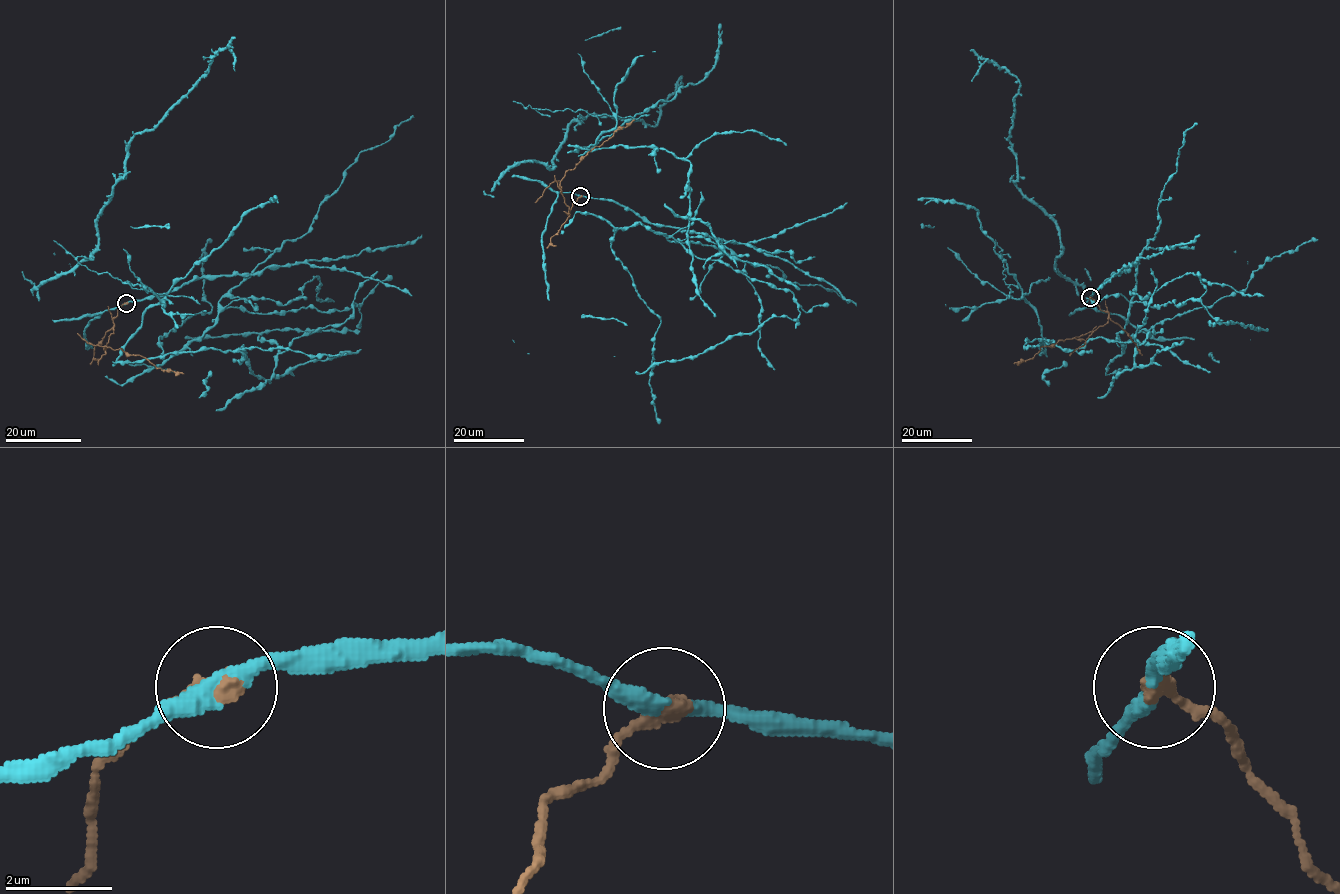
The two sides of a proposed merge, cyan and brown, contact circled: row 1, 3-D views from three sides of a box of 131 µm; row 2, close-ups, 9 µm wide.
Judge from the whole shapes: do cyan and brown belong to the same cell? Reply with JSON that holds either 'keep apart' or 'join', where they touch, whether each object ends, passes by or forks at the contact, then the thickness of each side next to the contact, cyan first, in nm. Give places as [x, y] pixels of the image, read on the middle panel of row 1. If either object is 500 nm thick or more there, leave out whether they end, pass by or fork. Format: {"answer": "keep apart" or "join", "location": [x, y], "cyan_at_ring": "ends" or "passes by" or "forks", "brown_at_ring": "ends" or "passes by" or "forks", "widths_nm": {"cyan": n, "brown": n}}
{"answer": "keep apart", "location": [580, 196], "cyan_at_ring": "passes by", "brown_at_ring": "ends", "widths_nm": {"cyan": 320, "brown": 340}}

